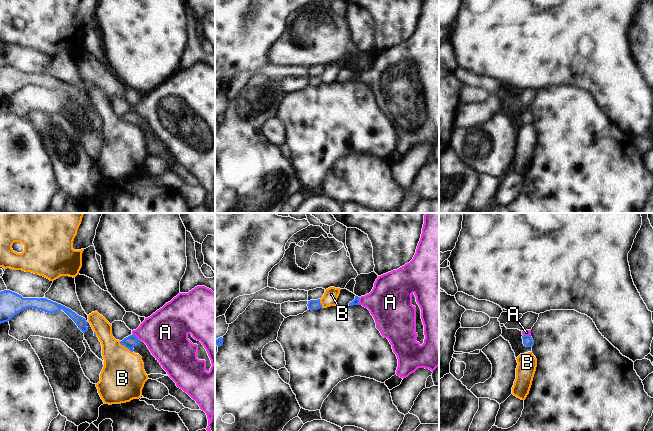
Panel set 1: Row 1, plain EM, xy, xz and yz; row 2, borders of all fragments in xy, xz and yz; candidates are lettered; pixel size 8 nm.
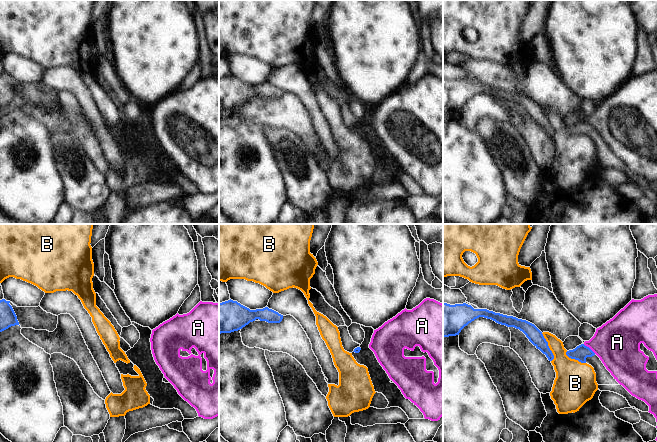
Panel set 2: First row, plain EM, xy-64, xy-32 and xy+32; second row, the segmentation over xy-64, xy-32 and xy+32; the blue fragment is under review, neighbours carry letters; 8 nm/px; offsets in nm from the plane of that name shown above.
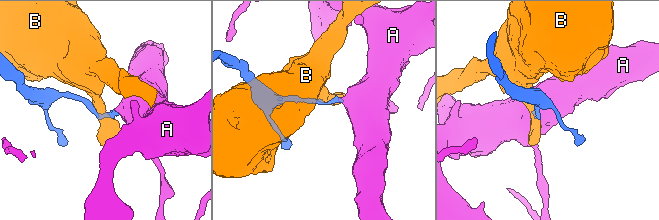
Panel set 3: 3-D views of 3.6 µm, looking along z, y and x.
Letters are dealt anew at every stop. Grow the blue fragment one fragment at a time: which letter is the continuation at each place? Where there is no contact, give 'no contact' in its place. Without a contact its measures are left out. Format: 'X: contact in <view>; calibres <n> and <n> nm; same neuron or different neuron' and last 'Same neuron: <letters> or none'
A: contact in xy; calibres 100 and 360 nm; different neuron
B: contact in xy; calibres 100 and 360 nm; different neuron
Same neuron: none

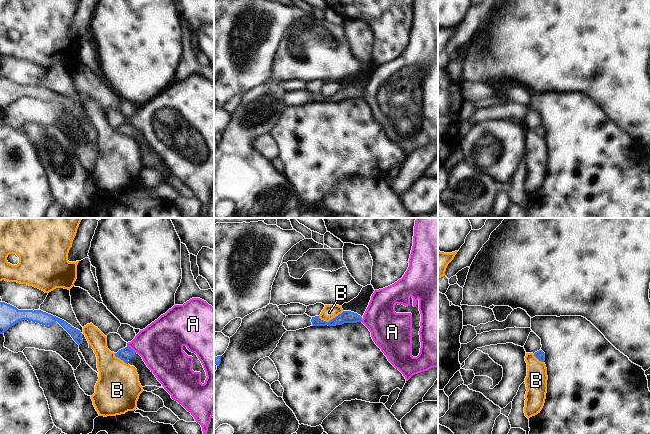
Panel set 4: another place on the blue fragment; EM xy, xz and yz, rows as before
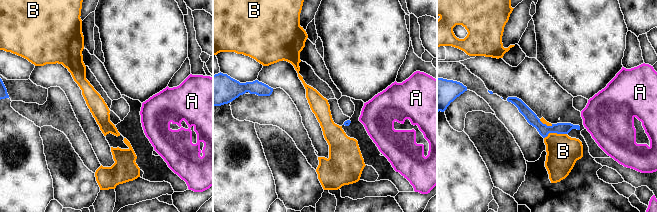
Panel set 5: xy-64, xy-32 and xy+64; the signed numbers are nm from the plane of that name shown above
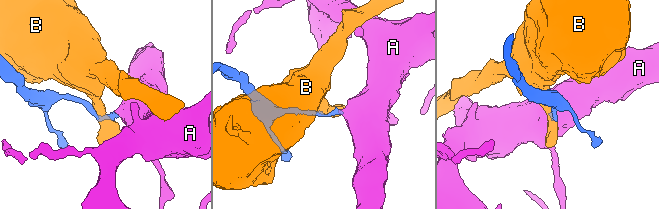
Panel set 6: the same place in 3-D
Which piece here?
A: contact in xy; calibres 100 and 360 nm; different neuron
B: contact in xz; calibres 100 and 120 nm; different neuron
Same neuron: none

